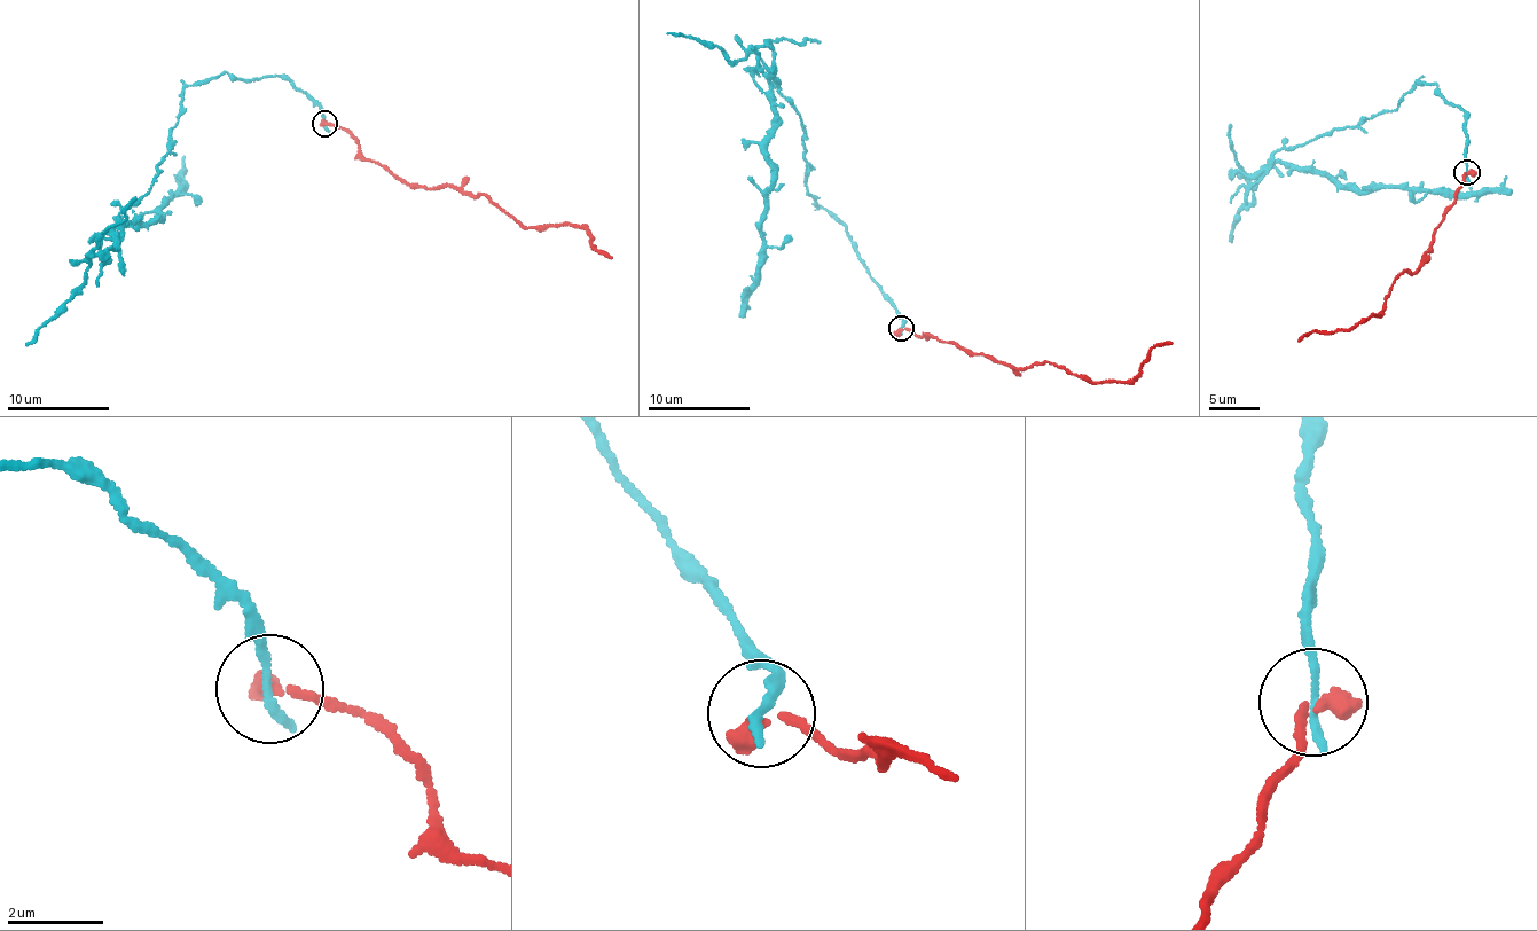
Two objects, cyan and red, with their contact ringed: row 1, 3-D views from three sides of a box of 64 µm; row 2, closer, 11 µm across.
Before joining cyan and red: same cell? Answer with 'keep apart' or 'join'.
keep apart

